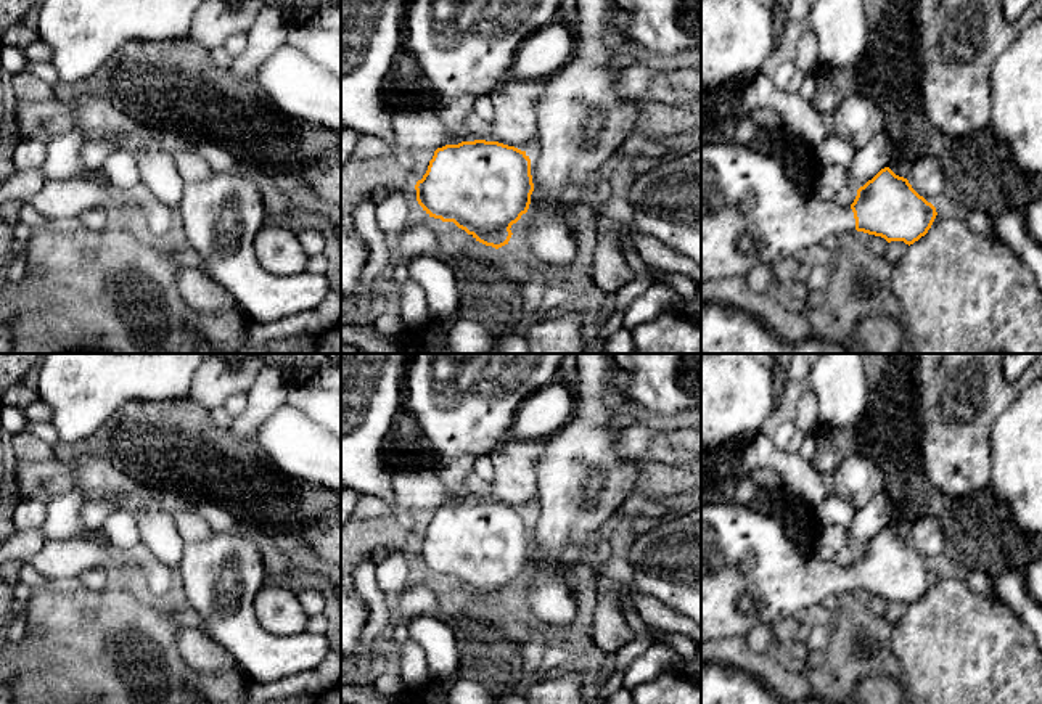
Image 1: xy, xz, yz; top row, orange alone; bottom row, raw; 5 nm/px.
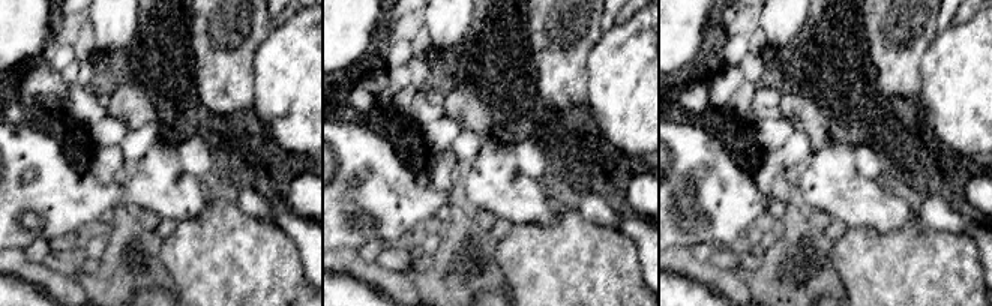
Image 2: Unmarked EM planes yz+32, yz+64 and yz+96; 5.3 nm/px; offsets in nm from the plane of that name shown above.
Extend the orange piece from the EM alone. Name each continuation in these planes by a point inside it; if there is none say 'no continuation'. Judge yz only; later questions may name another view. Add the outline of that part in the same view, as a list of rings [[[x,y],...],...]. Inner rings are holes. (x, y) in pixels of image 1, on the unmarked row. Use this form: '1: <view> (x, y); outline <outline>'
1: yz (751, 574); outline [[[701,505],[701,641],[746,636],[757,625],[786,627],[820,611],[828,595],[855,591],[851,567],[801,558],[782,524],[757,508]]]

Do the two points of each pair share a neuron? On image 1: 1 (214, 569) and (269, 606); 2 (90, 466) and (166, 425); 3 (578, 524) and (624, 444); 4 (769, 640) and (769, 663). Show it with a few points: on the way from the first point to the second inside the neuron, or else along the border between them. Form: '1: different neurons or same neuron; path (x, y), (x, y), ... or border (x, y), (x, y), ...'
1: different neurons; border (264, 582), (254, 600), (254, 616), (270, 632)
2: different neurons; border (66, 462), (76, 457), (103, 457), (135, 479)
3: different neurons; border (621, 428), (615, 450), (639, 462)
4: different neurons; border (743, 638), (754, 650), (777, 651)

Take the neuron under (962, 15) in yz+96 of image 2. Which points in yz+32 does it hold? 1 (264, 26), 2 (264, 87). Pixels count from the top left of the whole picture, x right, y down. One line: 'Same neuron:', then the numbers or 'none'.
Same neuron: 1

